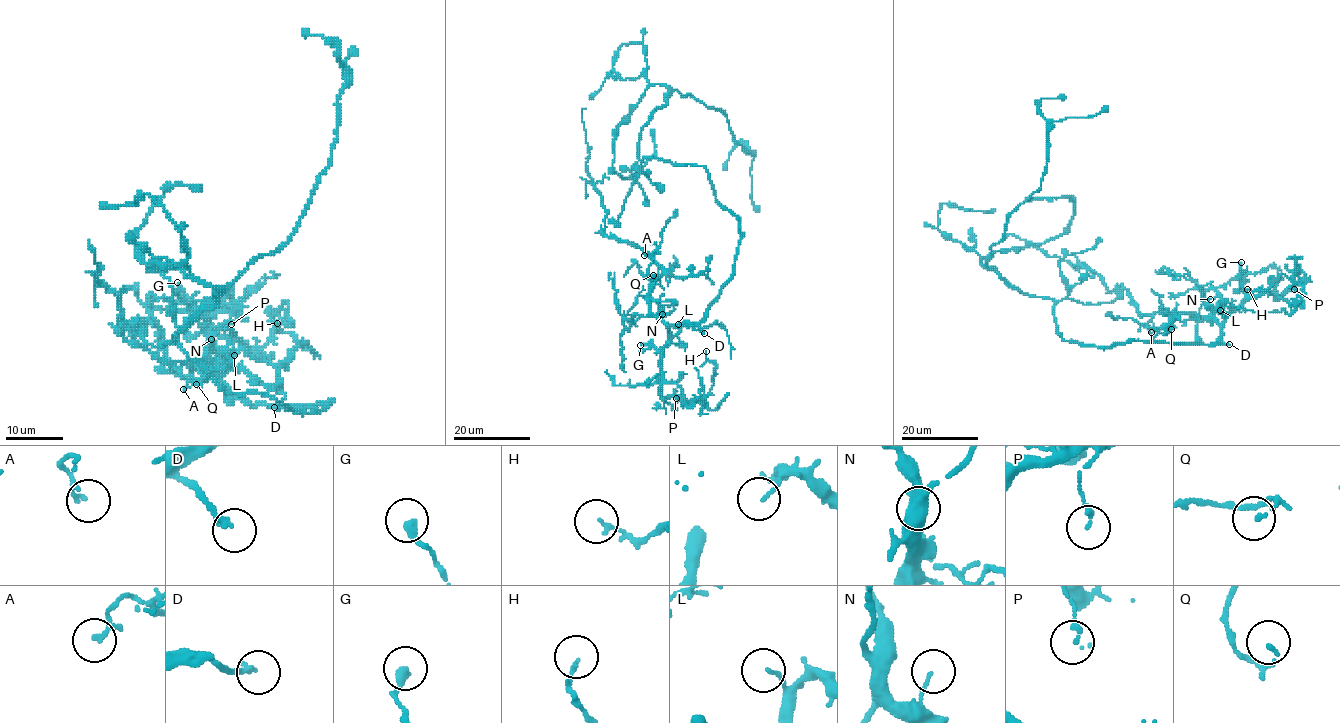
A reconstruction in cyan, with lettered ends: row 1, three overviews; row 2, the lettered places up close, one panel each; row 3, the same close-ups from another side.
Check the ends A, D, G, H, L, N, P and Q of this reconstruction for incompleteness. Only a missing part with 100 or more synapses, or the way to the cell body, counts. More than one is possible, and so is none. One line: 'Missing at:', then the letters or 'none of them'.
Missing at: D

